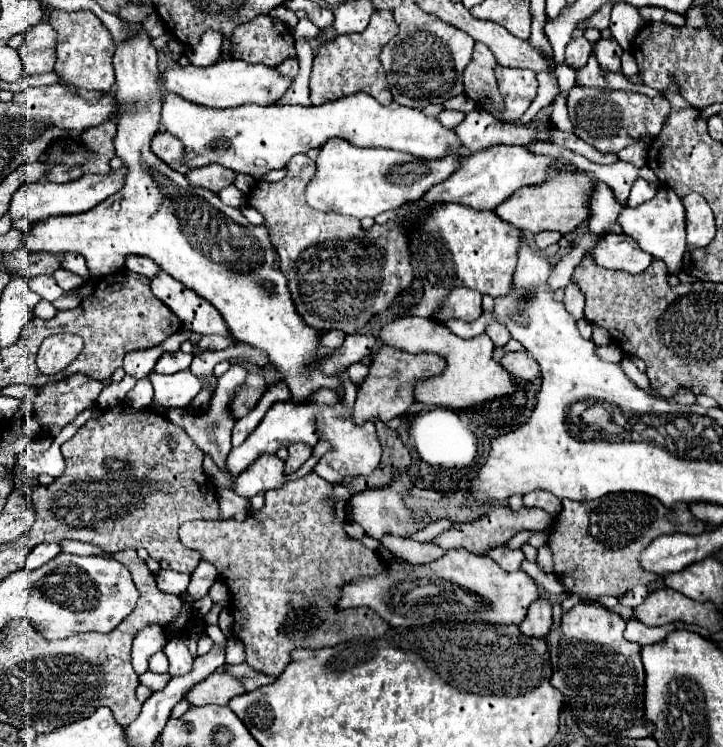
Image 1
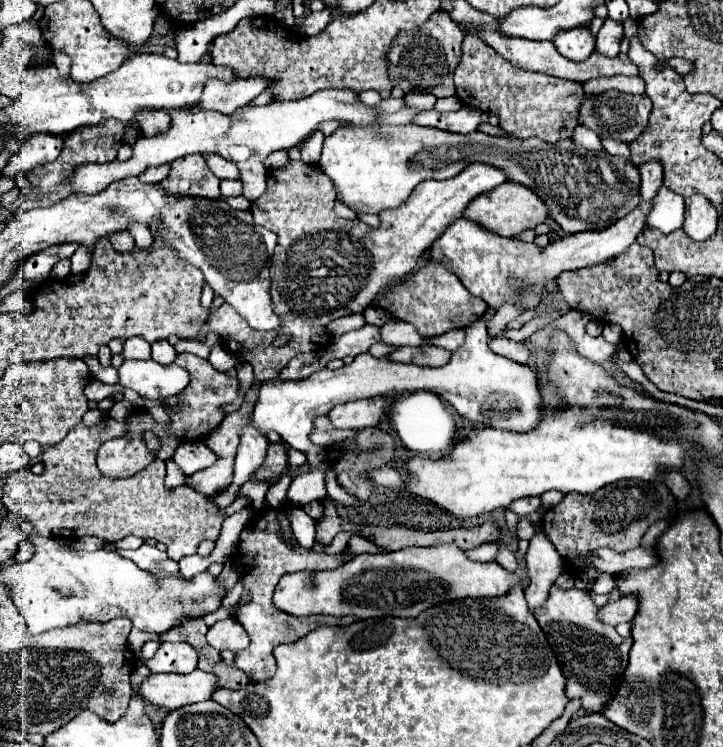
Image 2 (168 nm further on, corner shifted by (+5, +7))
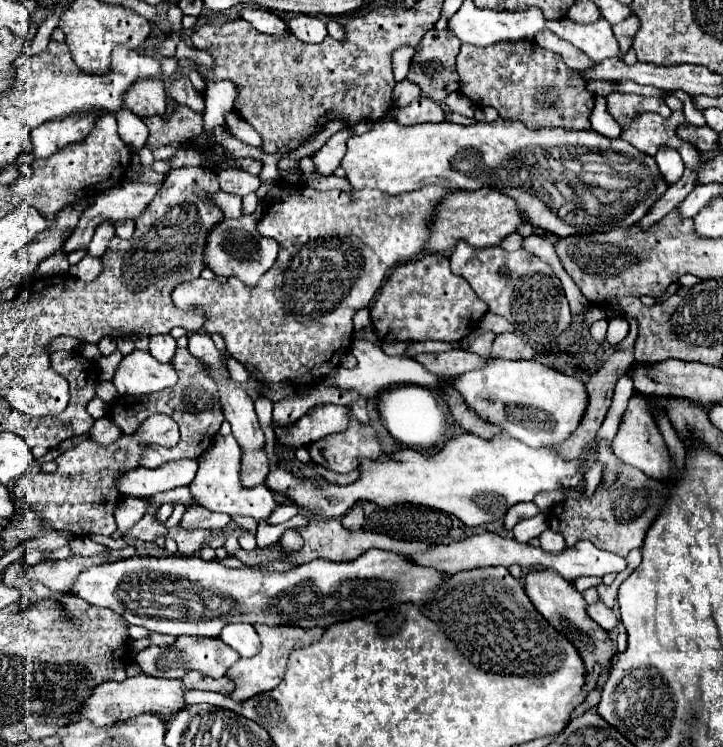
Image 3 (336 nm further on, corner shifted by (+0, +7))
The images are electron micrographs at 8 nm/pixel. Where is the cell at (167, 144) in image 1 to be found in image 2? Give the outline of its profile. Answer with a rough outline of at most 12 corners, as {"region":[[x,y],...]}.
{"region":[[142,112],[136,122],[144,136],[170,130],[168,112]]}

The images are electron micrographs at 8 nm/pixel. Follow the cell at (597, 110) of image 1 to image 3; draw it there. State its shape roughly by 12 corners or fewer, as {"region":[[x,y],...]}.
{"region":[[611,92],[607,108],[621,124],[635,114],[671,116],[663,98]]}

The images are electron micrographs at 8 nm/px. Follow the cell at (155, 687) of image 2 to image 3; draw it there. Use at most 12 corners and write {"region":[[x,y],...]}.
{"region":[[145,676],[103,682],[73,716],[111,726],[145,712],[183,708],[181,680]]}

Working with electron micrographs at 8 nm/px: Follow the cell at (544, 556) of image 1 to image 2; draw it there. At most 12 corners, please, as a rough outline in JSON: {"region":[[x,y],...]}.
{"region":[[540,526],[526,560],[530,612],[542,608],[564,560]]}

